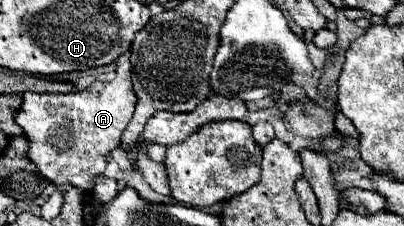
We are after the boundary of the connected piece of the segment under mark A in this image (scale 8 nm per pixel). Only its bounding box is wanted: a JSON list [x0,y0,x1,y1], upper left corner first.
[16,51,138,191]

